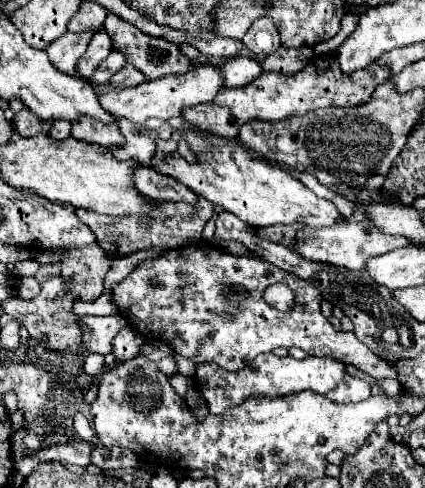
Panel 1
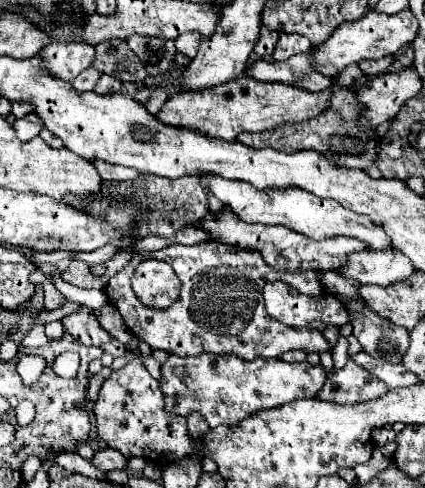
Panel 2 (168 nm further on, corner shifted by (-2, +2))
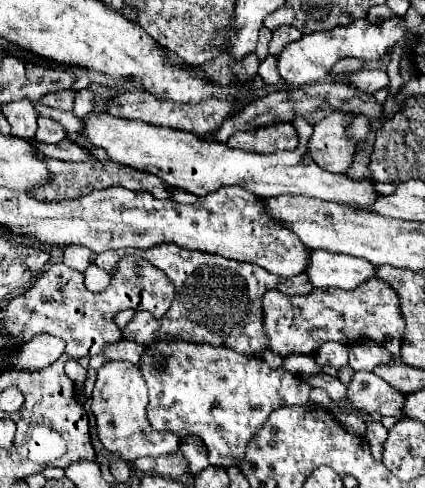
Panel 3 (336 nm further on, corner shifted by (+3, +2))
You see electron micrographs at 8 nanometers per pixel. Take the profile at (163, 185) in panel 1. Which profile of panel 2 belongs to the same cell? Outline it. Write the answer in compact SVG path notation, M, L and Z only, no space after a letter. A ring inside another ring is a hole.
M90 161L96 169L98 169L98 175L102 179L108 179L108 181L126 181L126 179L134 179L138 177L140 173L136 169L126 169L126 167L118 167L118 165L106 165L106 161Z

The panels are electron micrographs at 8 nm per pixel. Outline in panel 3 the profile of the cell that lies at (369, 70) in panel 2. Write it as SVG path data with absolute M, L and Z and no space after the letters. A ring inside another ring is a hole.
M341 59L337 61L337 65L333 65L333 73L351 73L351 71L359 71L363 69L365 61L357 61L357 59Z

